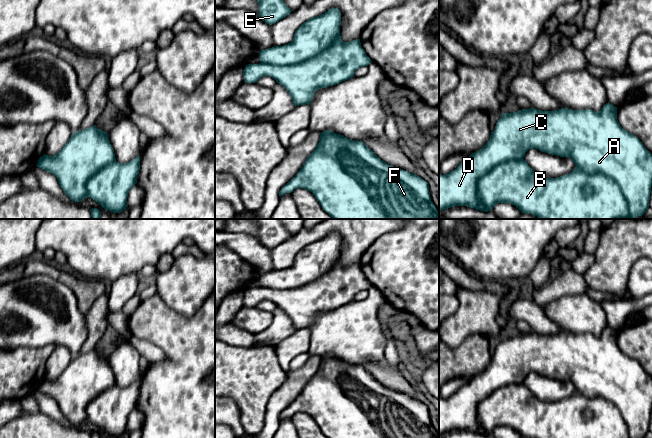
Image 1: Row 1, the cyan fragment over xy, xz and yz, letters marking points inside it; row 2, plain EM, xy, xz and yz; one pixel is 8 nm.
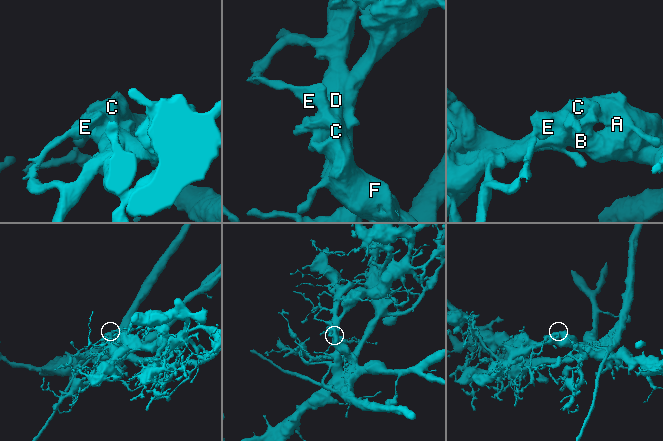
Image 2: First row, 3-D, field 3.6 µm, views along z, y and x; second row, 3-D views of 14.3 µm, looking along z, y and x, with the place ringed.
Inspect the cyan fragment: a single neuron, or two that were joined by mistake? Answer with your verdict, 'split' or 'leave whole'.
split

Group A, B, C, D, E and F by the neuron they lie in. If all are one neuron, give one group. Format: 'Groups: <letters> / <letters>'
Groups: A C D E F / B

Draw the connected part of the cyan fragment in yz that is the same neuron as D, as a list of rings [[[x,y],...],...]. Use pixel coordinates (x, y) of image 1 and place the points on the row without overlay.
[[[609,326],[599,335],[591,333],[572,334],[561,332],[554,335],[541,335],[535,332],[522,333],[514,337],[503,337],[491,356],[489,365],[478,375],[472,377],[468,383],[446,399],[439,398],[439,436],[454,431],[467,430],[480,435],[489,434],[477,420],[477,405],[489,397],[497,389],[508,384],[521,384],[526,376],[535,372],[542,376],[569,381],[576,391],[587,397],[600,397],[612,403],[620,412],[627,424],[629,438],[644,438],[649,432],[652,410],[652,378],[642,366],[633,358],[624,354],[617,344],[617,331]]]

